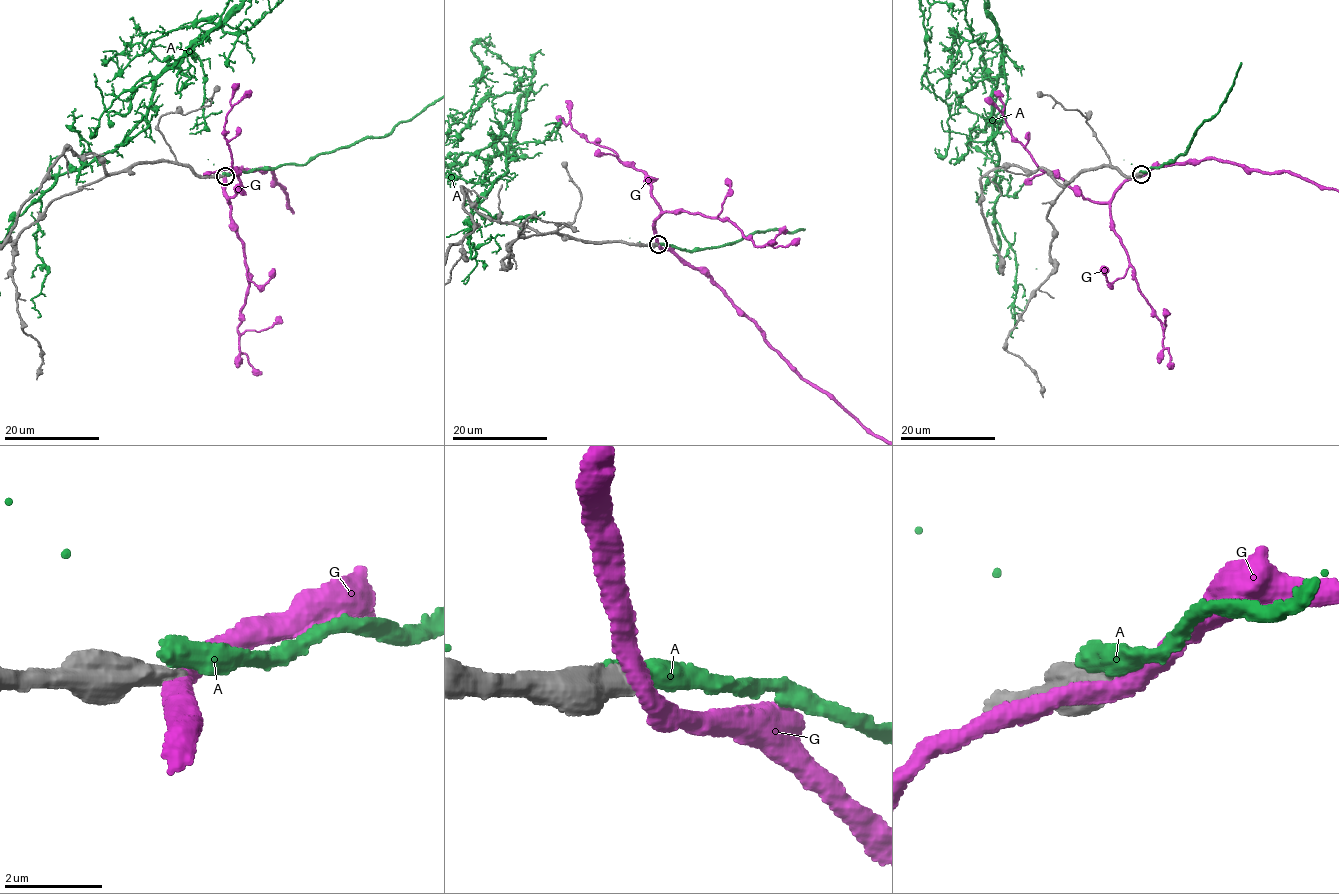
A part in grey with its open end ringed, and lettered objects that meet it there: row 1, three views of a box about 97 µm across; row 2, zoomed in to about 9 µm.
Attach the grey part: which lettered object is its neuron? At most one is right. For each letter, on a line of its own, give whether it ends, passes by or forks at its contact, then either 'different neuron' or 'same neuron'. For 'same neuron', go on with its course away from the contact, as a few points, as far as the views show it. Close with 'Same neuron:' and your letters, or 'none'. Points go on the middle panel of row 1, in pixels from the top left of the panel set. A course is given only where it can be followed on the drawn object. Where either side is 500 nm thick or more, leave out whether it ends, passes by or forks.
A: different neuron
G: different neuron
Same neuron: none

